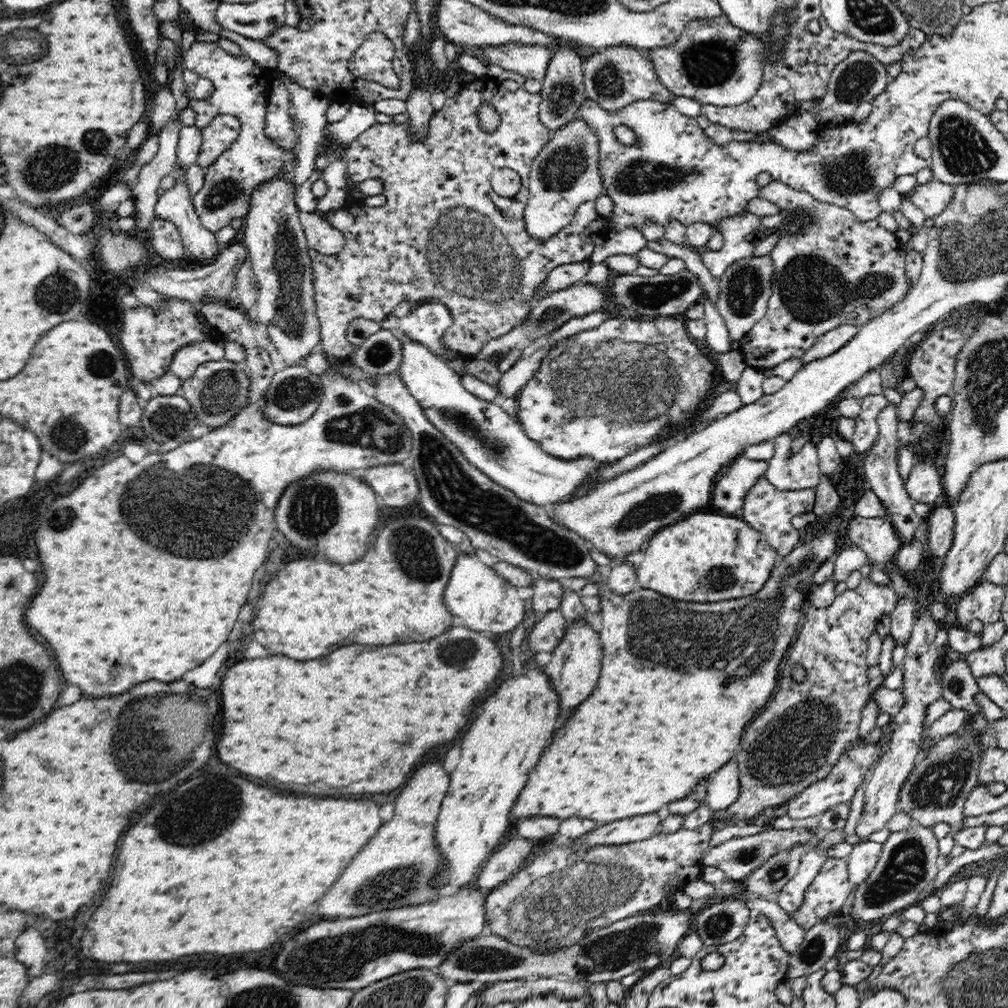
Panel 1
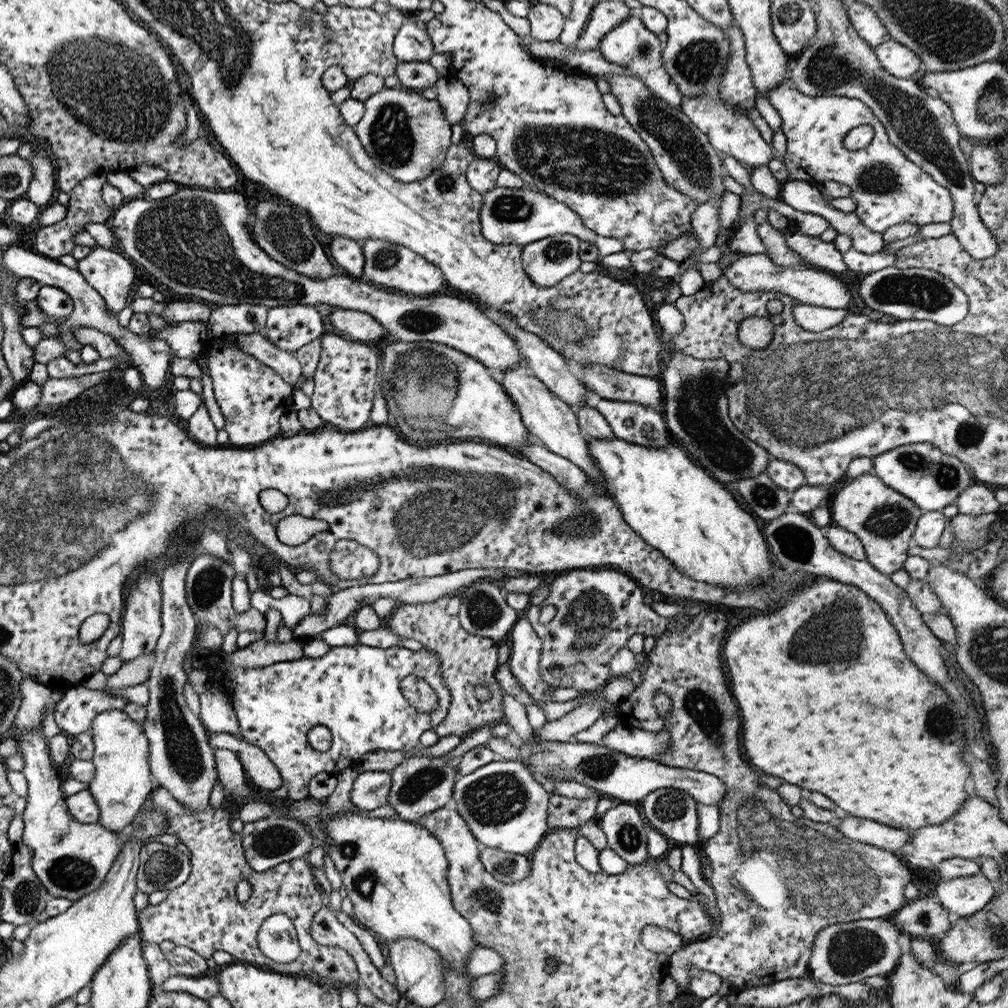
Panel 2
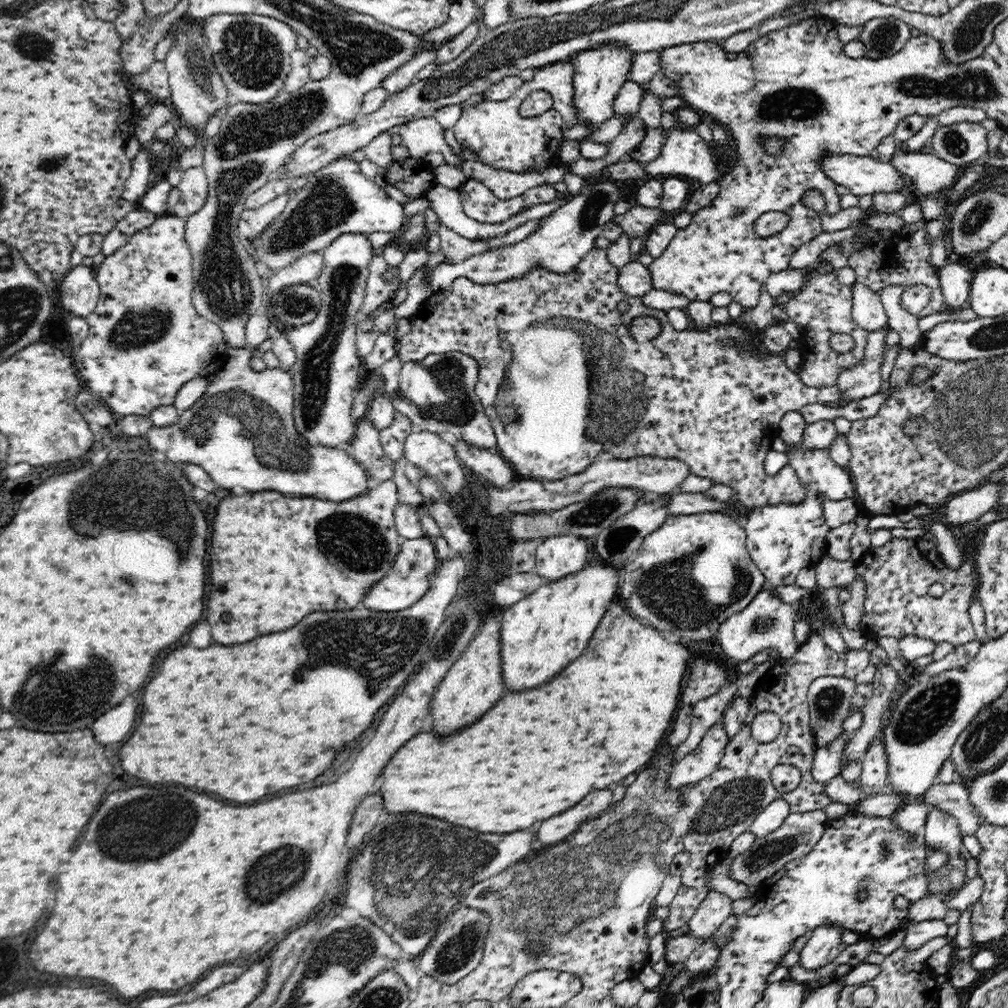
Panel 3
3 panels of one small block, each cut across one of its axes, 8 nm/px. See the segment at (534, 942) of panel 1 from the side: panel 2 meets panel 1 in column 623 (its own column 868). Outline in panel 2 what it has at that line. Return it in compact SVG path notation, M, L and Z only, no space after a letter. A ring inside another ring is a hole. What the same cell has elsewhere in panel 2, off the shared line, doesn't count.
M701 610L695 616L690 617L687 625L683 629L676 629L669 633L664 633L657 638L649 653L646 654L646 659L649 664L645 668L644 679L639 687L625 696L615 708L615 717L618 723L624 723L625 726L633 729L641 729L647 732L657 733L660 730L669 729L669 744L667 752L661 754L661 761L668 766L675 768L689 768L691 770L705 772L716 776L725 788L723 800L717 804L719 809L719 830L712 837L705 842L703 846L703 854L706 862L709 863L711 874L705 877L704 880L712 888L717 911L719 911L719 924L717 930L713 932L712 936L706 936L694 940L692 943L679 947L675 952L668 956L668 970L667 974L677 984L677 990L681 993L689 992L689 970L690 965L699 968L699 970L707 970L717 974L722 980L727 980L733 989L731 991L741 992L749 988L763 988L769 986L779 980L789 980L789 978L805 978L810 976L807 966L811 948L813 946L813 938L819 932L819 928L825 928L827 924L839 924L839 922L849 922L849 920L861 919L882 919L885 916L891 916L893 912L897 912L899 908L905 904L906 899L903 897L903 888L910 880L910 872L907 865L901 860L899 855L889 851L871 846L869 844L862 844L858 841L851 841L847 839L841 830L830 823L821 823L811 821L805 817L795 817L791 814L790 807L785 804L784 800L779 797L775 788L765 788L757 782L756 771L751 767L743 756L743 749L740 746L739 736L739 716L737 716L737 706L733 704L729 690L725 688L725 669L721 657L721 646L727 634L727 622L723 618L723 614L719 612L711 612L711 610Z

